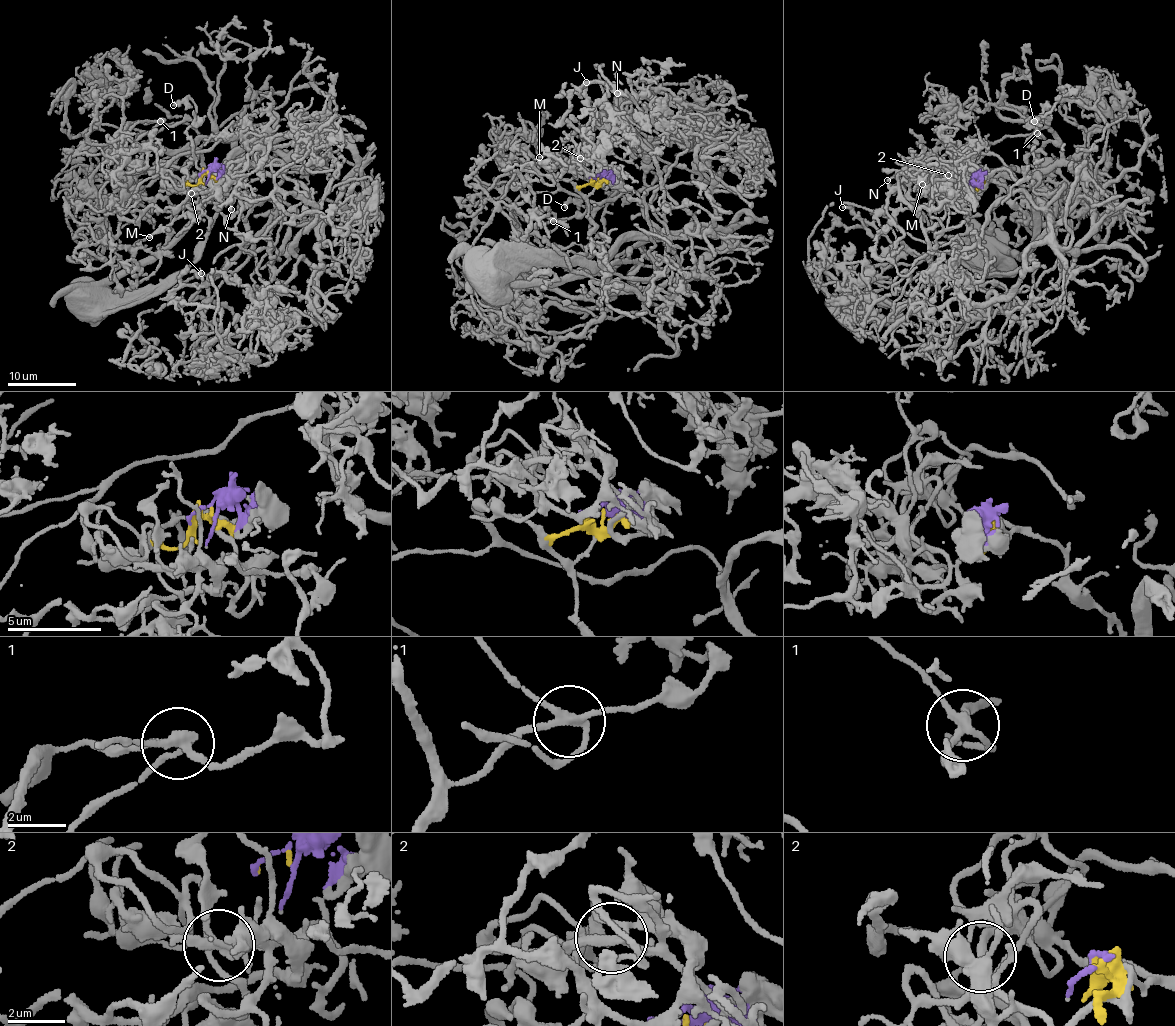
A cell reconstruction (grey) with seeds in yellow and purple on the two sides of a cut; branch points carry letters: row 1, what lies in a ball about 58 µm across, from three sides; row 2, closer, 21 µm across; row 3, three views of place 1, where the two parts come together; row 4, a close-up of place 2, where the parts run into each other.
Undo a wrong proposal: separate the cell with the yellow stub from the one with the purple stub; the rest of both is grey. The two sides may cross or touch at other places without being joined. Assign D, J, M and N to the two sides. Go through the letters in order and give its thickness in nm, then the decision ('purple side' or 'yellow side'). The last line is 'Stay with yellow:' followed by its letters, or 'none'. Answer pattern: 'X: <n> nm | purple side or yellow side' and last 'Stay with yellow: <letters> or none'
D: 220 nm | yellow side
J: 220 nm | yellow side
M: 200 nm | purple side
N: 190 nm | purple side
Stay with yellow: D, J

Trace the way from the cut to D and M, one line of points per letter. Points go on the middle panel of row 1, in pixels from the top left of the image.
D: (592, 178), (579, 189), (586, 252), (568, 262), (520, 232), (519, 269), (521, 243), (587, 208), (564, 206)
M: (592, 178), (605, 178), (606, 175), (591, 161), (573, 169), (552, 156), (539, 156)

